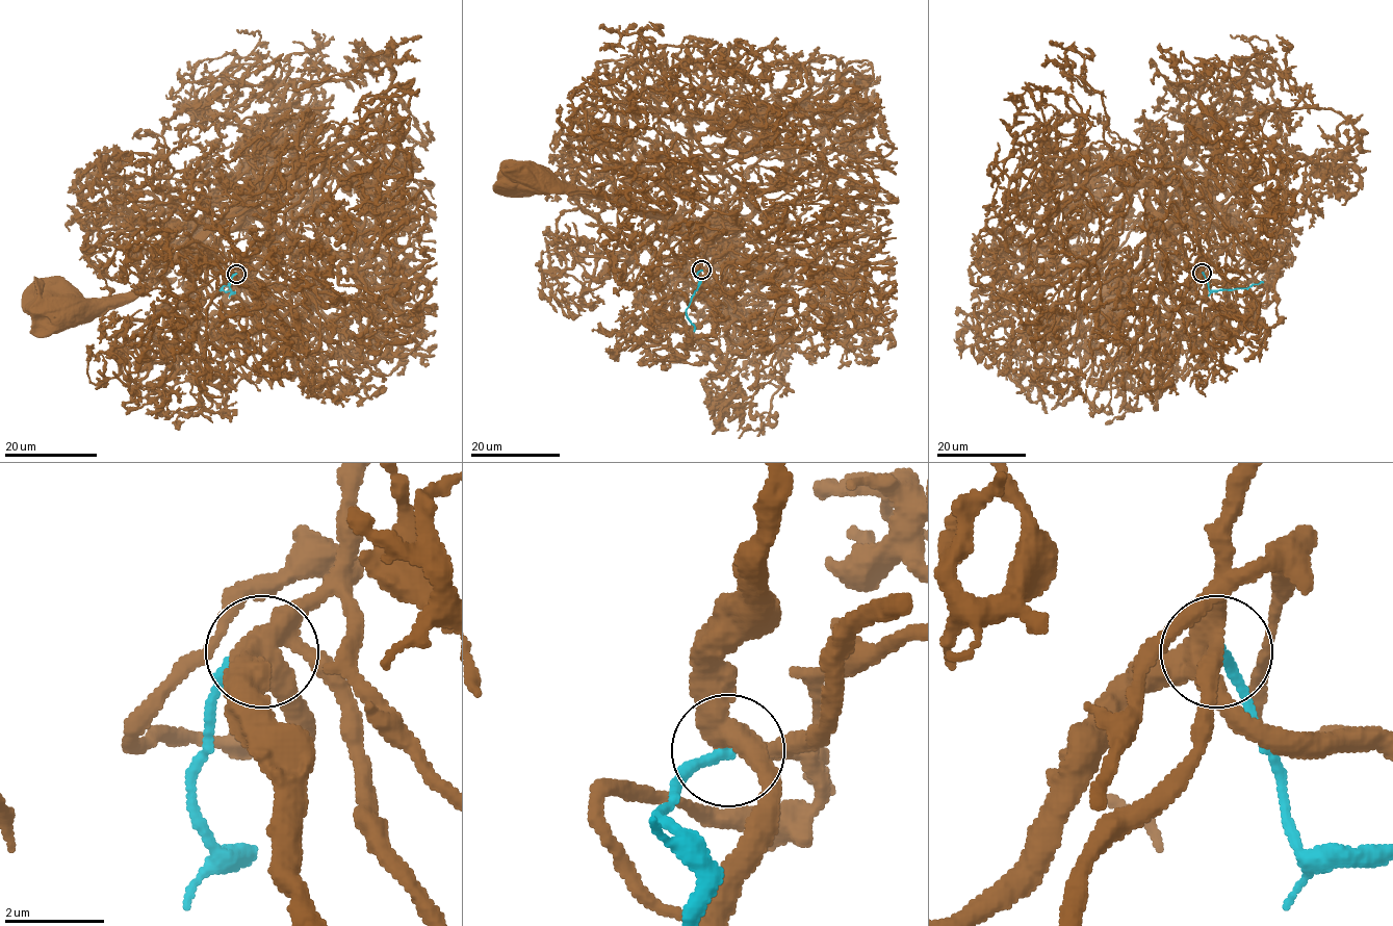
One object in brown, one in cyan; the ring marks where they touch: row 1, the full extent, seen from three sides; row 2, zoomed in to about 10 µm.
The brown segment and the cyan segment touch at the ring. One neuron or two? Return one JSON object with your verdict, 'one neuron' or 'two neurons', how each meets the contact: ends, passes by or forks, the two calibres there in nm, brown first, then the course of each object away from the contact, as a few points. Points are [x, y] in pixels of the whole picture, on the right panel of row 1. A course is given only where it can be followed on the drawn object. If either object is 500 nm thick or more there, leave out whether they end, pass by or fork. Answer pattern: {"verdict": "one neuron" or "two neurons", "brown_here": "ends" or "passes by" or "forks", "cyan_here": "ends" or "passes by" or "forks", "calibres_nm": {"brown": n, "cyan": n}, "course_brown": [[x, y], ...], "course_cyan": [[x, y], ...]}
{"verdict": "two neurons", "brown_here": "forks", "cyan_here": "ends", "calibres_nm": {"brown": 480, "cyan": 240}, "course_brown": [[1203, 273], [1174, 292], [1162, 221], [1149, 199], [1156, 183], [1160, 214], [1152, 224], [1149, 257], [1109, 309]], "course_cyan": [[1203, 272], [1210, 290], [1250, 286], [1263, 281]]}

